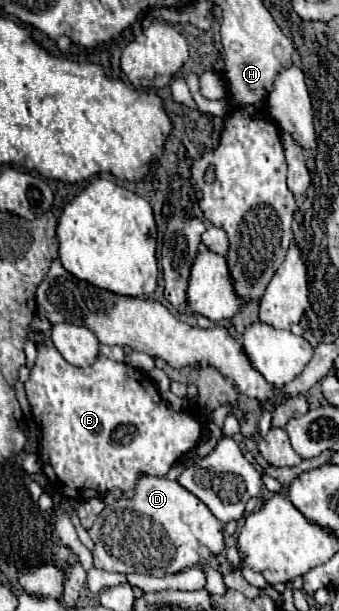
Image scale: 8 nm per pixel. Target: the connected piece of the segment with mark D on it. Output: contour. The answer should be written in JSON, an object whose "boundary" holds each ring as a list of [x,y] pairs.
{"boundary":[[[144,476],[138,484],[136,484],[136,490],[134,490],[134,496],[132,498],[126,498],[126,500],[118,500],[114,504],[108,504],[100,516],[96,518],[94,526],[88,528],[88,534],[94,542],[94,550],[92,550],[92,556],[94,556],[94,568],[102,568],[102,570],[110,570],[110,572],[124,572],[124,574],[150,574],[150,576],[166,576],[166,574],[176,574],[176,572],[182,572],[190,566],[206,566],[208,560],[208,554],[220,554],[224,550],[224,524],[206,508],[206,504],[202,504],[202,500],[198,500],[196,496],[190,496],[190,492],[186,492],[186,488],[182,488],[178,482],[174,480],[168,480],[168,478],[156,478],[156,476]]]}

